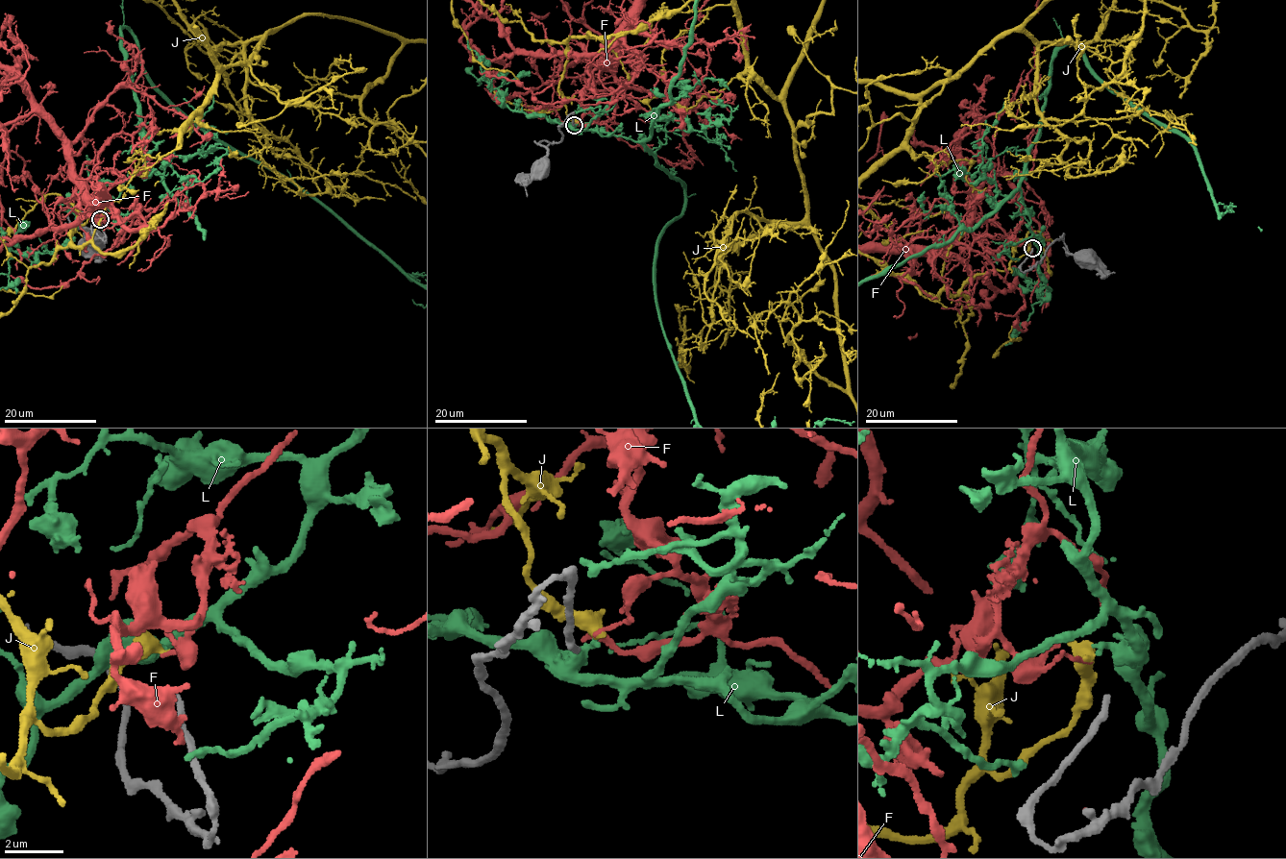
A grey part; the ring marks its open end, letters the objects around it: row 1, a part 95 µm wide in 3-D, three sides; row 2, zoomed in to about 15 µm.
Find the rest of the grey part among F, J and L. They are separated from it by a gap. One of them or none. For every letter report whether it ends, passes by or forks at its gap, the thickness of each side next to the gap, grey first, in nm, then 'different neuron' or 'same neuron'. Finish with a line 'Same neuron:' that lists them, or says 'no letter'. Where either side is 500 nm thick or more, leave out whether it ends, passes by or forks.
F: it ends | 220/100 nm | different neuron
J: it passes by | 220/320 nm | different neuron
L: it forks | 220/360 nm | different neuron
Same neuron: no letter

